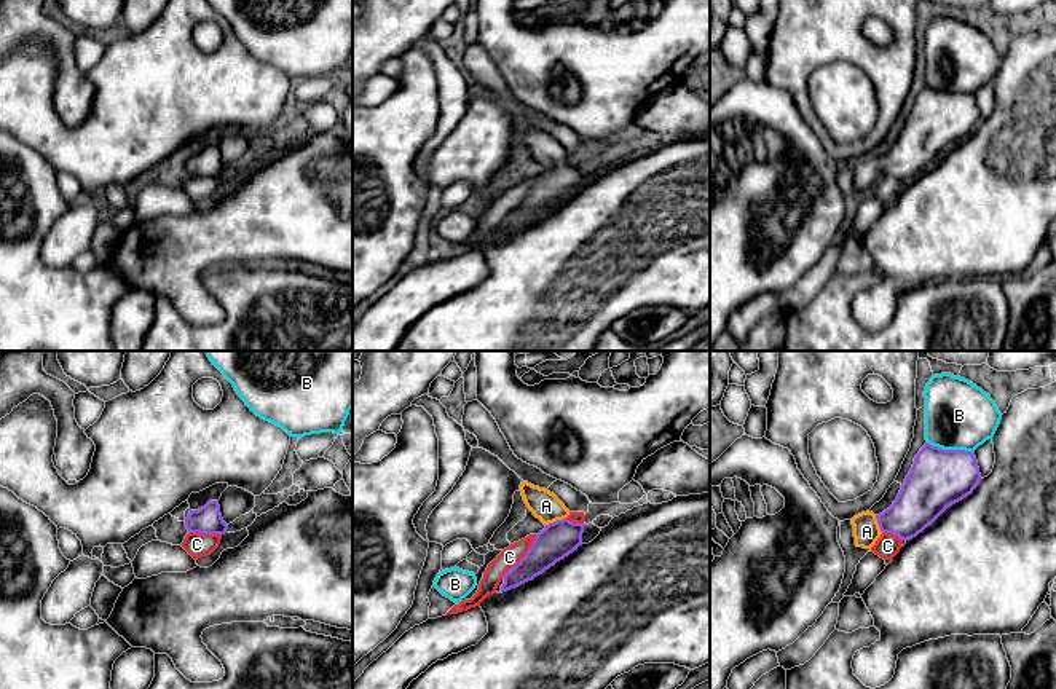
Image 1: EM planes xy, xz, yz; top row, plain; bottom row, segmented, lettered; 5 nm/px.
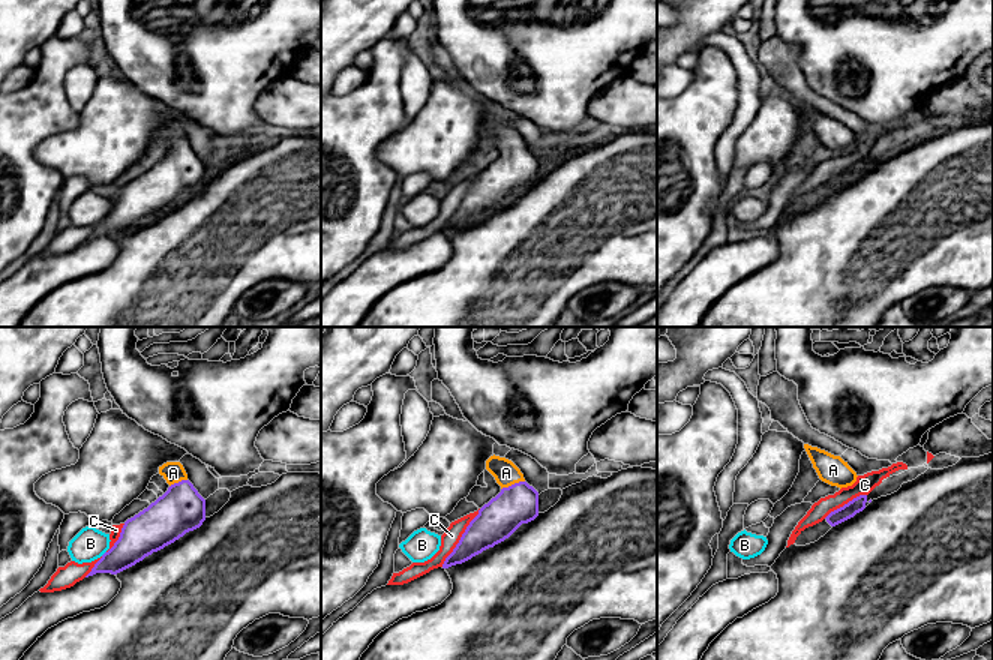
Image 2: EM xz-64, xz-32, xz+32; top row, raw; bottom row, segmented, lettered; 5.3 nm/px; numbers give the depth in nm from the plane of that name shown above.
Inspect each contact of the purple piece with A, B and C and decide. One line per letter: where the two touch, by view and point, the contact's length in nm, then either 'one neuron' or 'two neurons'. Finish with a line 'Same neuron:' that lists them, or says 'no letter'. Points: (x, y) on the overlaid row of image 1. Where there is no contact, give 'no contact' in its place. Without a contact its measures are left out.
A: xz (555, 522) | 110 nm | one neuron
B: yz (951, 450) | 240 nm | two neurons
C: xz (524, 557) | 280 nm | two neurons
Same neuron: A

